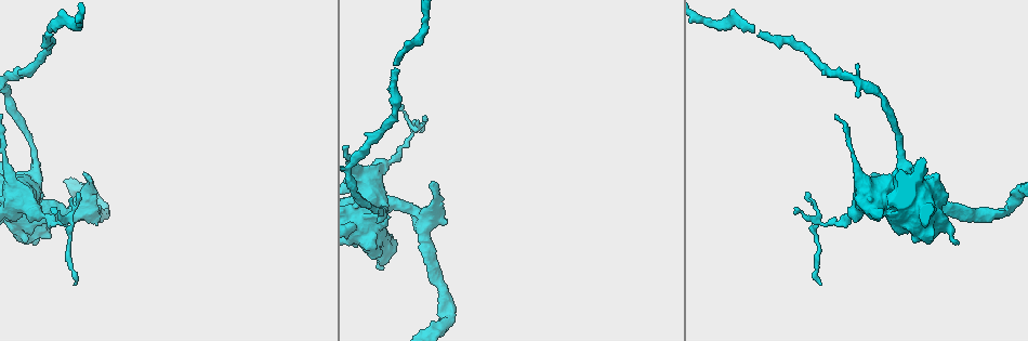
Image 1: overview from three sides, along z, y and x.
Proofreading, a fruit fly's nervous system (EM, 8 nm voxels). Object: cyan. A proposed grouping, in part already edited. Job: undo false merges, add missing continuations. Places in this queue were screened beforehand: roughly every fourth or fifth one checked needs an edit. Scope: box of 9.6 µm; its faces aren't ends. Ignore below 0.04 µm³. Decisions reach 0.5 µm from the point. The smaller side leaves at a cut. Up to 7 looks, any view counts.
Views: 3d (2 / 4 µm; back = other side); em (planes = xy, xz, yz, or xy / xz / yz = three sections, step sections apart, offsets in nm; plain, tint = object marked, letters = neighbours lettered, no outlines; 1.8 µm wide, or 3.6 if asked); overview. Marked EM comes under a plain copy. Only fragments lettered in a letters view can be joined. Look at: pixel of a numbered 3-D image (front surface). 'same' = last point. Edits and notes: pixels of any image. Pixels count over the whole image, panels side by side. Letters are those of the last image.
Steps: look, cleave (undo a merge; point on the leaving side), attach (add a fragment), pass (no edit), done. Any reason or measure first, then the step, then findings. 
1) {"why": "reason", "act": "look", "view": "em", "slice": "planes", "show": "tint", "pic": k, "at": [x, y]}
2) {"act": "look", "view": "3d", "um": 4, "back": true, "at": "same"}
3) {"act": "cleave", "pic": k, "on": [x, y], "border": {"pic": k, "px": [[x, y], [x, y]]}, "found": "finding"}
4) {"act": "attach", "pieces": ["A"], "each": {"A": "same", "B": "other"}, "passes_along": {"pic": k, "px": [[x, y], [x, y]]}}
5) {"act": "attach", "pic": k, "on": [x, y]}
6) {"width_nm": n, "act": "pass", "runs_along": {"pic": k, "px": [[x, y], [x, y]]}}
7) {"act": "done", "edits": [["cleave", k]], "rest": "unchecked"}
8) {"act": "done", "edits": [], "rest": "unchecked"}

{"why": "free end", "act": "look", "view": "3d", "um": 4, "pic": 1, "at": [957, 243]}

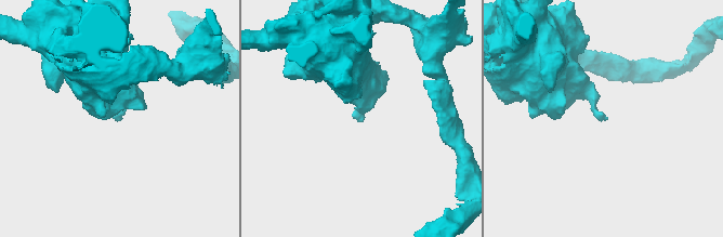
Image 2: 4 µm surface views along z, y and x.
{"act": "look", "view": "em", "slice": "xy", "step": 8, "show": "letters", "pic": 2, "at": [118, 118]}

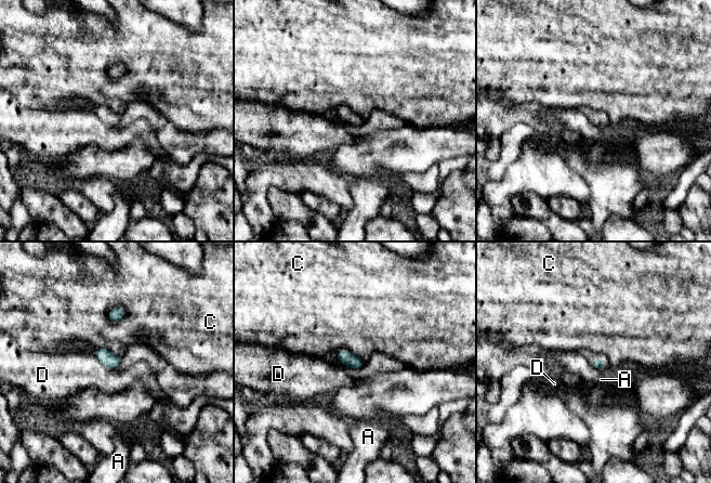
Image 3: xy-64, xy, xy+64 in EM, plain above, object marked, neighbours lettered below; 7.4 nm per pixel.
{"act": "pass", "each": {"A": "other", "C": "other", "D": "other"}, "border": {"pic": 3, "px": [[126, 312], [116, 322], [107, 316]]}, "found": "no lettered fragment goes on from it"}

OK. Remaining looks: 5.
{"why": "sudden change in width", "act": "look", "view": "em", "slice": "planes", "show": "letters", "pic": 1, "at": [384, 213]}

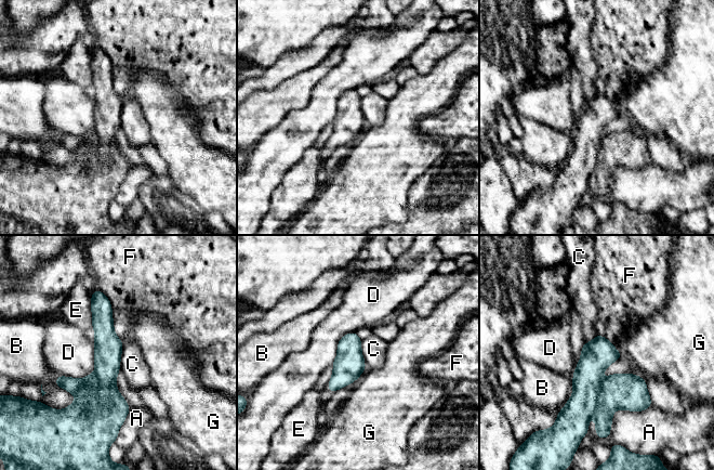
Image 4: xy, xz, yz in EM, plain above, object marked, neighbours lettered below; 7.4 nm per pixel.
{"act": "cleave", "pic": 4, "on": [107, 364], "each": {"A": "other", "B": "other", "C": "other", "D": "other", "E": "other", "F": "other", "G": "other"}, "border": {"pic": 4, "px": [[94, 373], [88, 390], [109, 404]]}, "found": "two cells meet here"}

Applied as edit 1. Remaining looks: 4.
{"act": "done", "edits": [["cleave", 4]], "rest": "unchecked"}

